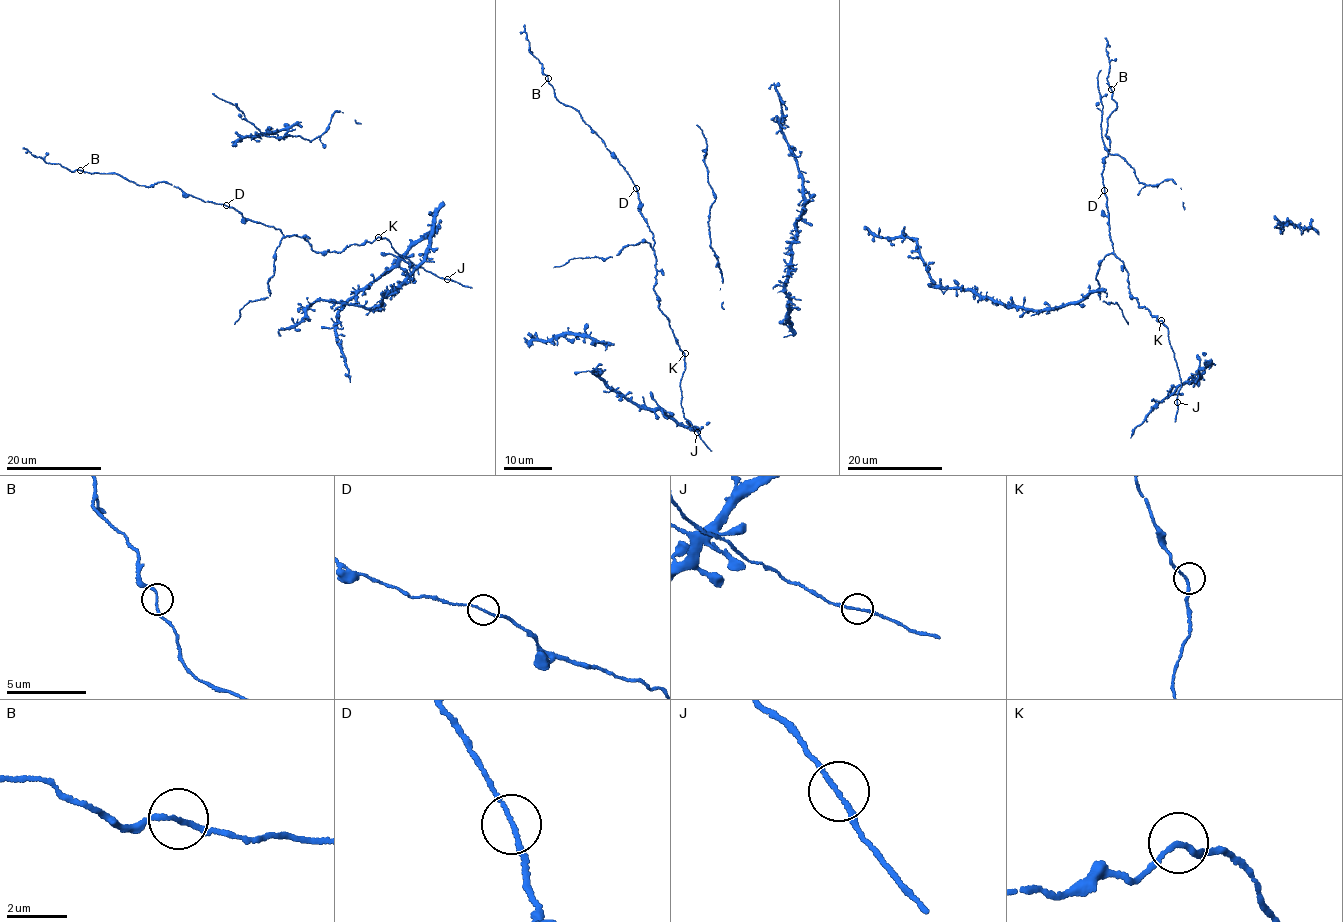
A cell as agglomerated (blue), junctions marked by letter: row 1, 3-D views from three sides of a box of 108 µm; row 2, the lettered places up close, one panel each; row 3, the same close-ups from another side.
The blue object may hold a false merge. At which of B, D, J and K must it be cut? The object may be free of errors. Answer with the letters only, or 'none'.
B

